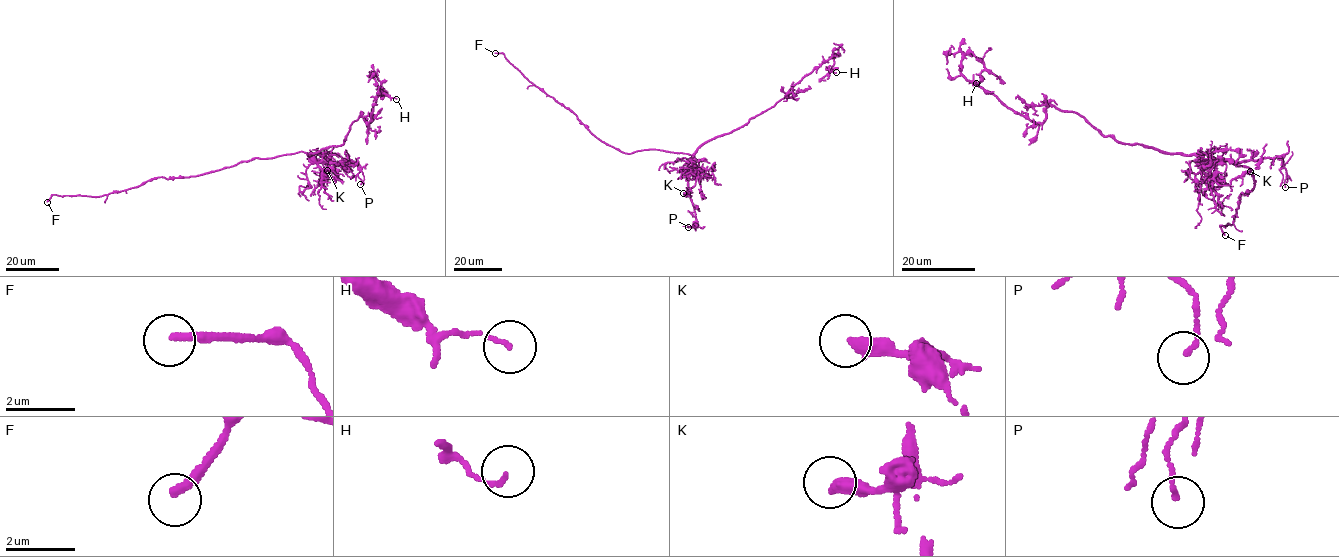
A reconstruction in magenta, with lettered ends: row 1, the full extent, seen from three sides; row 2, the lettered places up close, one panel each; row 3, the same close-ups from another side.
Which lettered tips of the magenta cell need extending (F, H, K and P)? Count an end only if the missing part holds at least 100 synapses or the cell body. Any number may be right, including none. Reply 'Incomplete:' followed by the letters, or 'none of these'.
Incomplete: F

